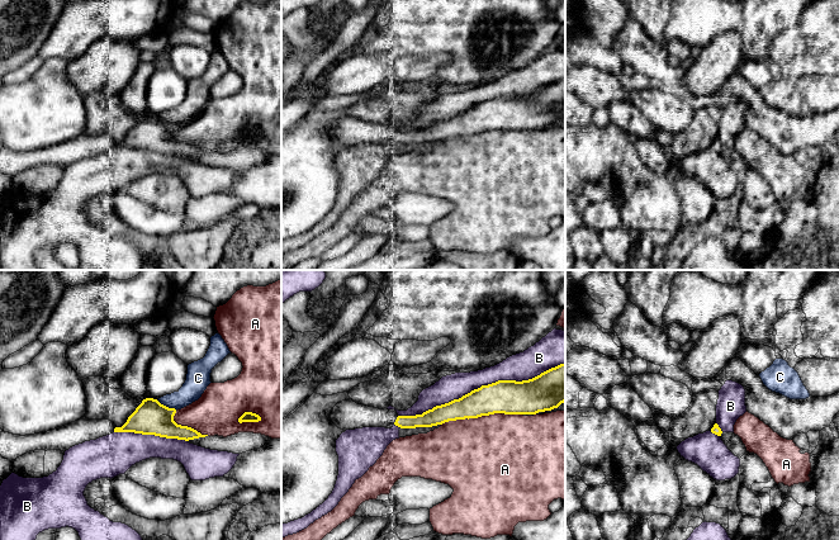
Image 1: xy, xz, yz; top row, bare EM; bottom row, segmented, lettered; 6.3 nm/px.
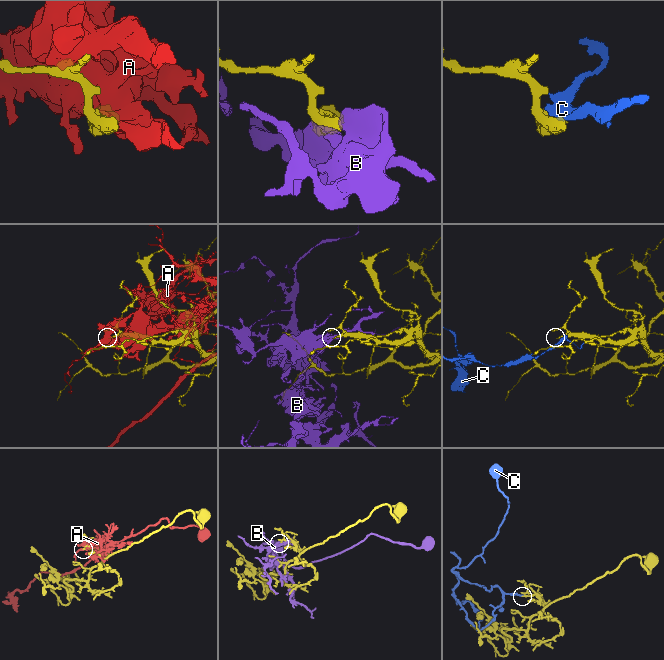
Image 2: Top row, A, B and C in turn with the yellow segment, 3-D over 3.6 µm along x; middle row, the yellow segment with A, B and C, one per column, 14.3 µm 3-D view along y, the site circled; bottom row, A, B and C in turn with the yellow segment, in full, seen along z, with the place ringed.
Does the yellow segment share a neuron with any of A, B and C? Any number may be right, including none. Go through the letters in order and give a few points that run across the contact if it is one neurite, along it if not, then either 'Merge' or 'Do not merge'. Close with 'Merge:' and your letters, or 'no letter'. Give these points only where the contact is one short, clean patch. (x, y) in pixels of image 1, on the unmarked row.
A: Do not merge
B: Do not merge
C: Line: xy (156, 115), (176, 126). Do not merge
Merge: no letter

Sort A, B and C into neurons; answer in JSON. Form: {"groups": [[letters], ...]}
{"groups": [["A"], ["B"], ["C"]]}

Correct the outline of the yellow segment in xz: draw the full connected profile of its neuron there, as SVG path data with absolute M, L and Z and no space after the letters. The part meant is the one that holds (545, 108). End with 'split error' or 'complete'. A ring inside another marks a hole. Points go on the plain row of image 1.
M565 79L528 96L498 96L482 101L459 115L436 122L422 131L399 132L395 125L379 125L349 115L333 123L331 136L343 147L389 141L416 145L494 129L536 131L558 124L564 118Z; split error

